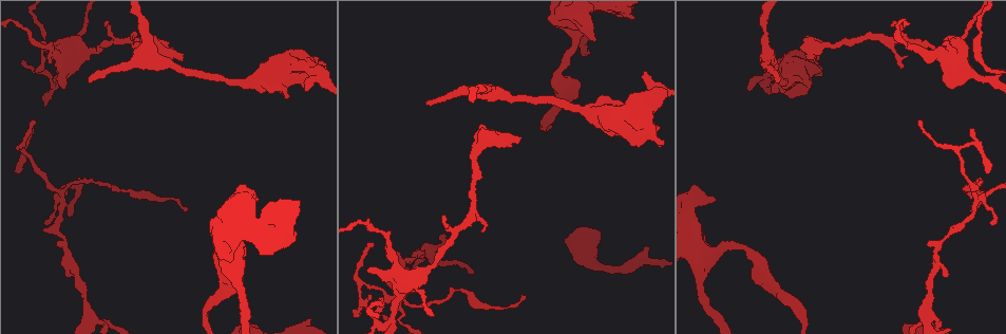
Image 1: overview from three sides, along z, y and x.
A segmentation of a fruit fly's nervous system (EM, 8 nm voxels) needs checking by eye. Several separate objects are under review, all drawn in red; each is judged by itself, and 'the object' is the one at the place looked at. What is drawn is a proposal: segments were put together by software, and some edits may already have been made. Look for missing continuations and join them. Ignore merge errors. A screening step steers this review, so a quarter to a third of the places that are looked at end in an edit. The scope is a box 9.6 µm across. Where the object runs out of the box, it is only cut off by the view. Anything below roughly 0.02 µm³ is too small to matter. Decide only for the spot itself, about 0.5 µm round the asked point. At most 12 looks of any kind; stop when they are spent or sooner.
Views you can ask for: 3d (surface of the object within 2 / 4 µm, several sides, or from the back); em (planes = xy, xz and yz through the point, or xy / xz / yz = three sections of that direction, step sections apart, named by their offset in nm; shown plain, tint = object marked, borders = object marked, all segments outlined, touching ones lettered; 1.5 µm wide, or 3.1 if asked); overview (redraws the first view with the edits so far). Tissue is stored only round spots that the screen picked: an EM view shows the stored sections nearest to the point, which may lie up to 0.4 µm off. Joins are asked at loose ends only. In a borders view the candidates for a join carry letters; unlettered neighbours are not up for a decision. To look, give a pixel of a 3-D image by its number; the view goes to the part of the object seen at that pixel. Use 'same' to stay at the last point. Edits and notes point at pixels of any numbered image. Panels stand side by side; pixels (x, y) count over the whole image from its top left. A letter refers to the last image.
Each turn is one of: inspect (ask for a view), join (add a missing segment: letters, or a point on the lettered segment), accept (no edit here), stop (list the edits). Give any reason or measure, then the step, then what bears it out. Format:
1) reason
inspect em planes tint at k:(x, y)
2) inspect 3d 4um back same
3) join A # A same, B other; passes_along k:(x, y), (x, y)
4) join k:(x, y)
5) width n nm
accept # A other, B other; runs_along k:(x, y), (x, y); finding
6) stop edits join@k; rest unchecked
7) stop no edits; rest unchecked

branch stops here
inspect 3d 4um at 1:(259, 199)

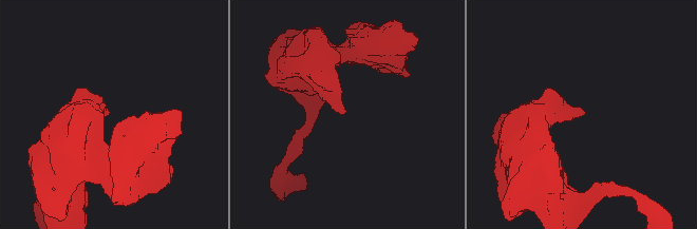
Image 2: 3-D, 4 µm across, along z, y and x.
need the tissue
inspect em xy step 4 borders at 2:(340, 112)

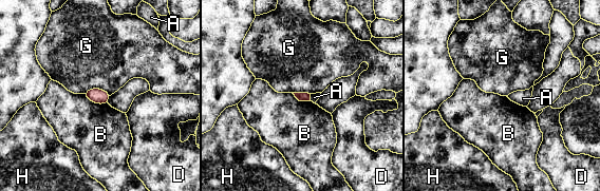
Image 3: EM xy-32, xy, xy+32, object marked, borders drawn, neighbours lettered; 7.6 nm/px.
accept # A other, B other, D other, G other, H other; border 3:(82, 94), (97, 103), (107, 103); none of them fits

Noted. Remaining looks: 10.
free end
inspect 3d 2um at 1:(306, 89)

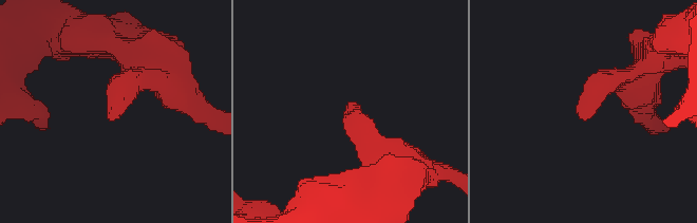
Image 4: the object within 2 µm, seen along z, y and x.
need the tissue
inspect em planes tint at 4:(579, 114)

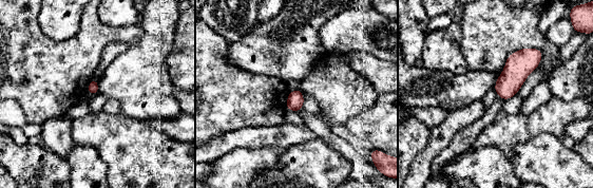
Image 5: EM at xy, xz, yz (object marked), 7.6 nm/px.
what lies round it
inspect em planes borders same

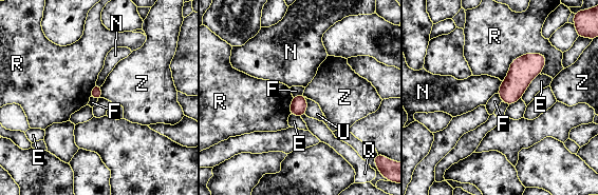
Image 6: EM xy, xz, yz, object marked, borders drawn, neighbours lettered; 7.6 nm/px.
longest_contact R 400 nm
accept # E other, F other, N other, Q other, R other, U other, Z other; border 6:(304, 97), (306, 101), (305, 114); no lettered segment goes on from it

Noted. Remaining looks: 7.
branch stops here
inspect em planes plain at 1:(309, 319)

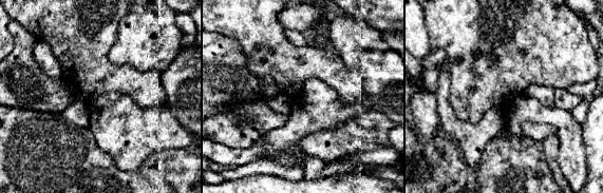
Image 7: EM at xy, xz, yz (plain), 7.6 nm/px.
inspect em planes tint same

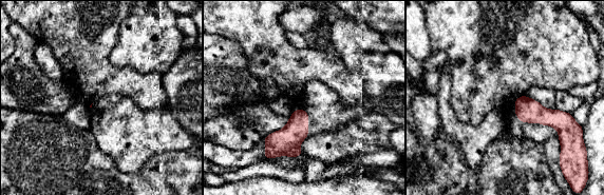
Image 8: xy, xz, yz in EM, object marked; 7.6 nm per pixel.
inspect em planes borders same

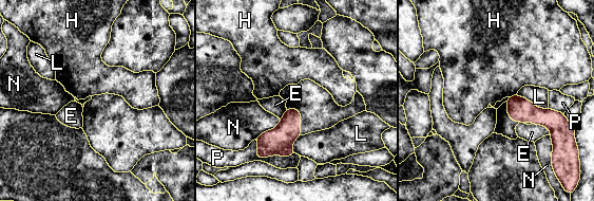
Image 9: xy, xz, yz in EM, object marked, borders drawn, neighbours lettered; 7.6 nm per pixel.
longest_contact P 340 nm
accept # E other, H other, L other, N other, P other; none of them fits

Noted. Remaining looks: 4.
inspect 3d 4um at 1:(33, 130)

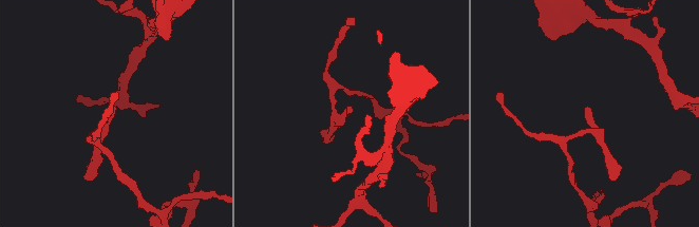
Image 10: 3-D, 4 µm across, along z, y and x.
inspect em planes borders at 10:(115, 107)

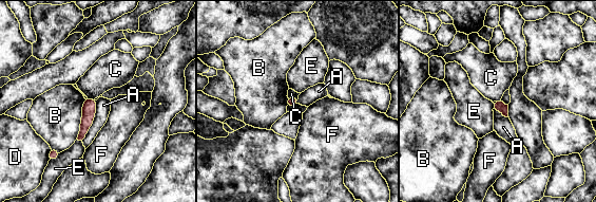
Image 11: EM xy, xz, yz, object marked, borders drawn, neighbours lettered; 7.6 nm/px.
width 80 nm
accept # A other, B other, C other, D other, E other, F other; runs_along 11:(91, 100), (89, 115), (80, 136); none of them fits

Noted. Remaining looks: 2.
an open end
inspect em planes tint at 1:(367, 270)

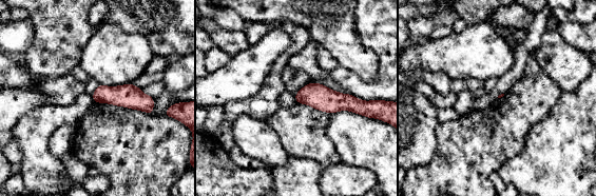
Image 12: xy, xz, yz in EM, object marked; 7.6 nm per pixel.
inspect em planes borders same

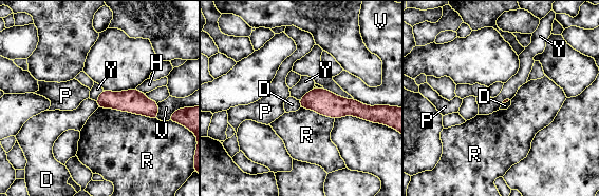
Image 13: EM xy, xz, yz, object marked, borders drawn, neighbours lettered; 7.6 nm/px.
accept # D other, H other, P other, R other, V other, Y other; border 13:(313, 87), (299, 100); none of them fits

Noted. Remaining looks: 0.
stop no edits; rest unchecked

